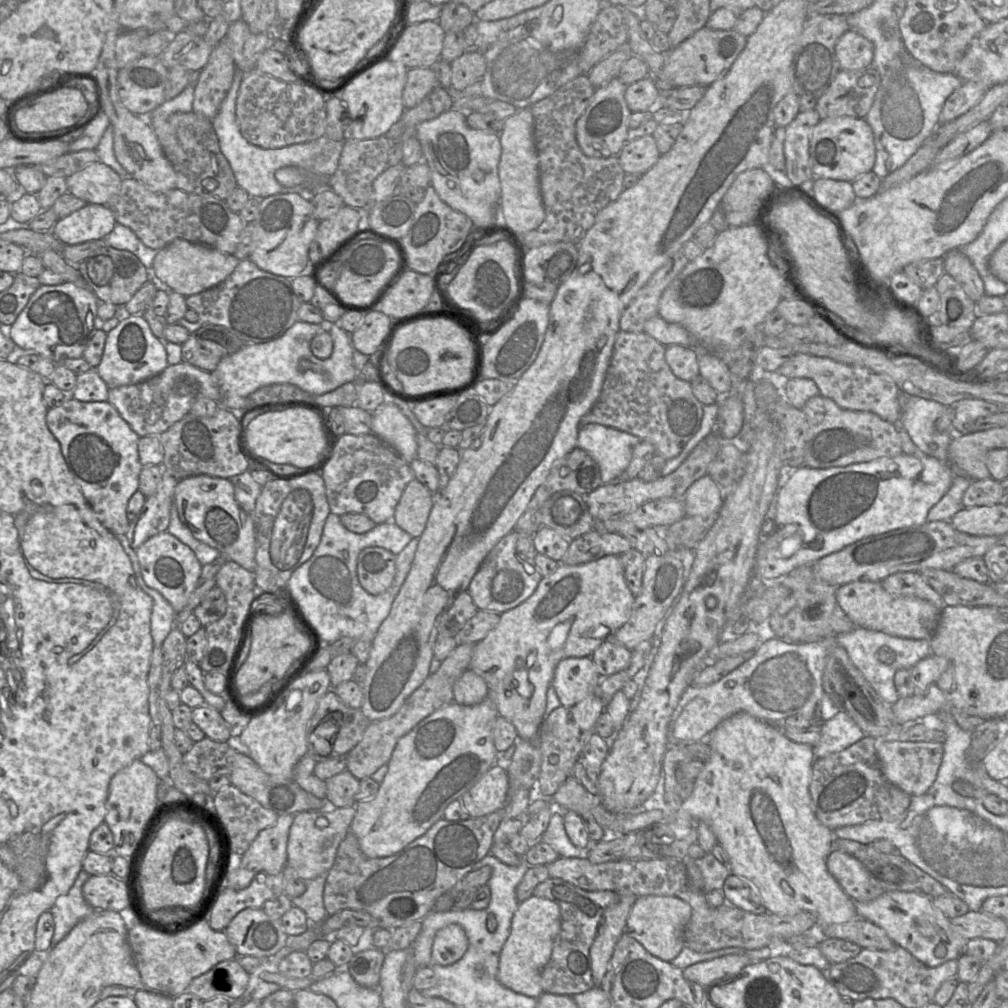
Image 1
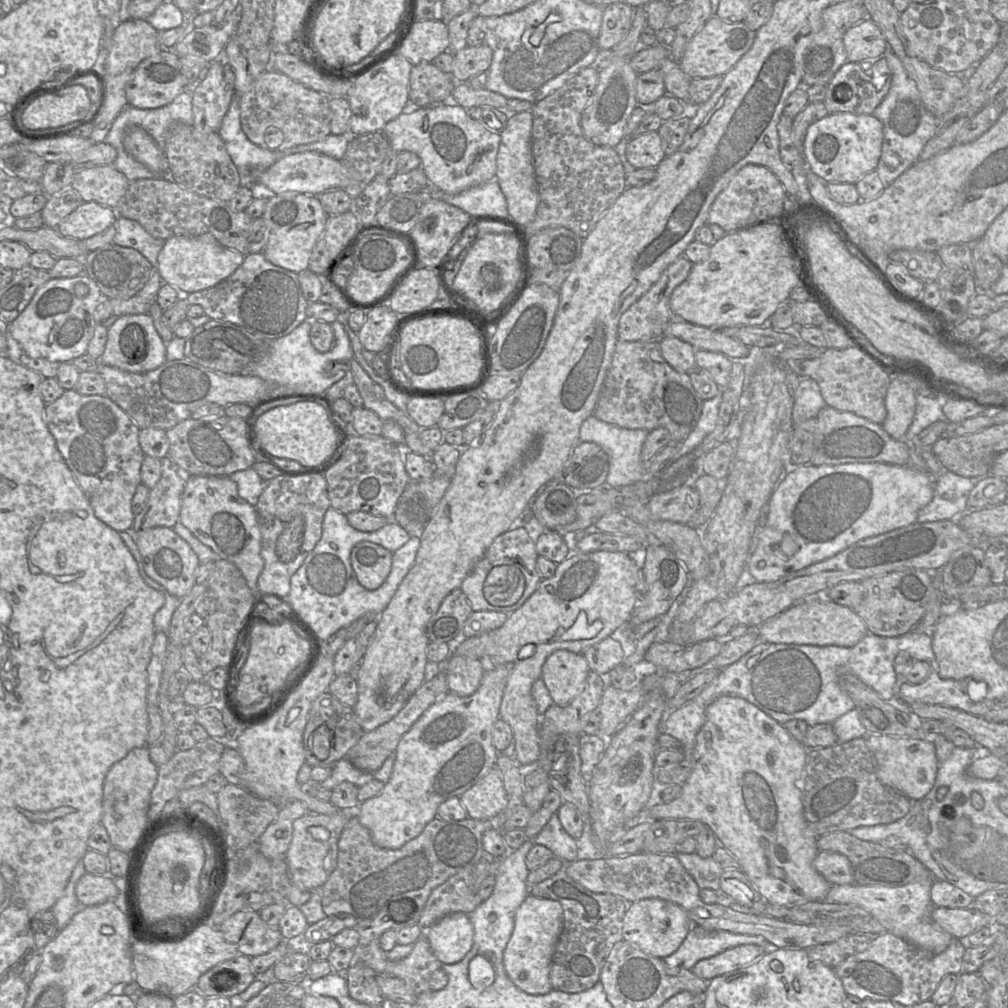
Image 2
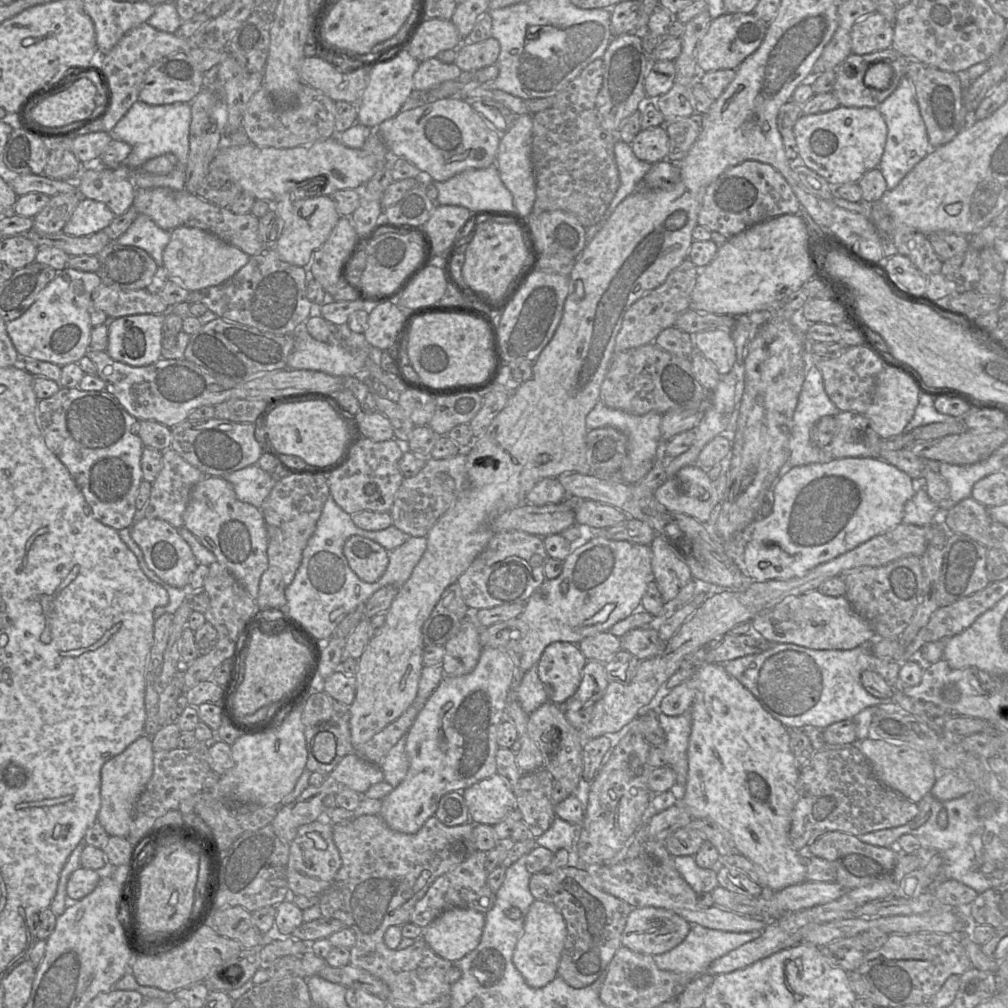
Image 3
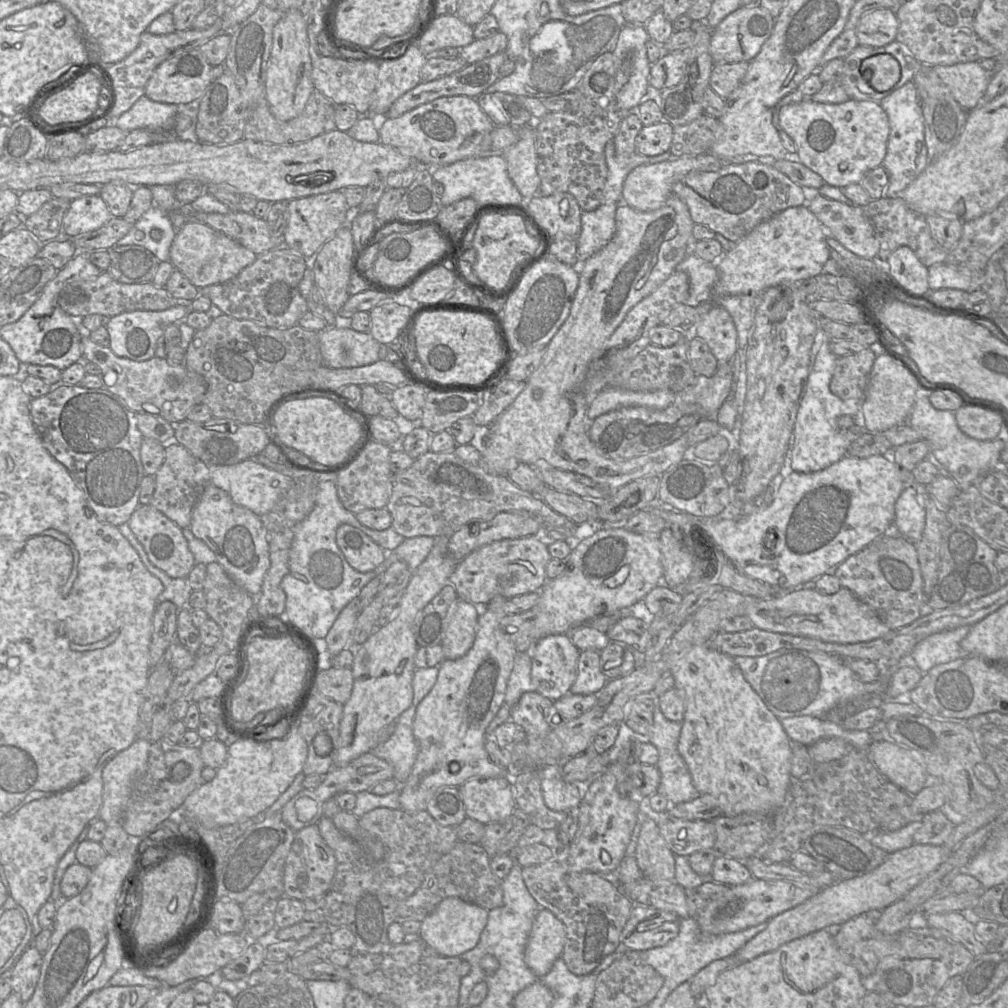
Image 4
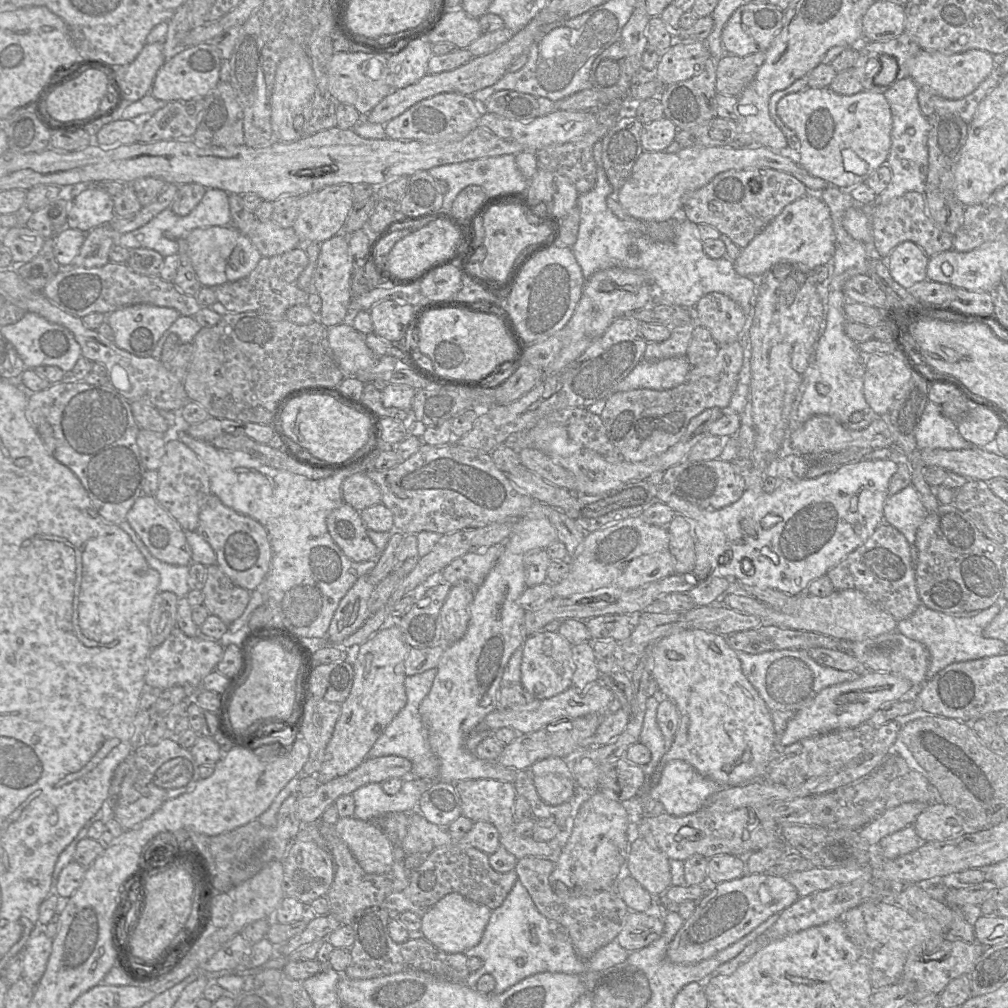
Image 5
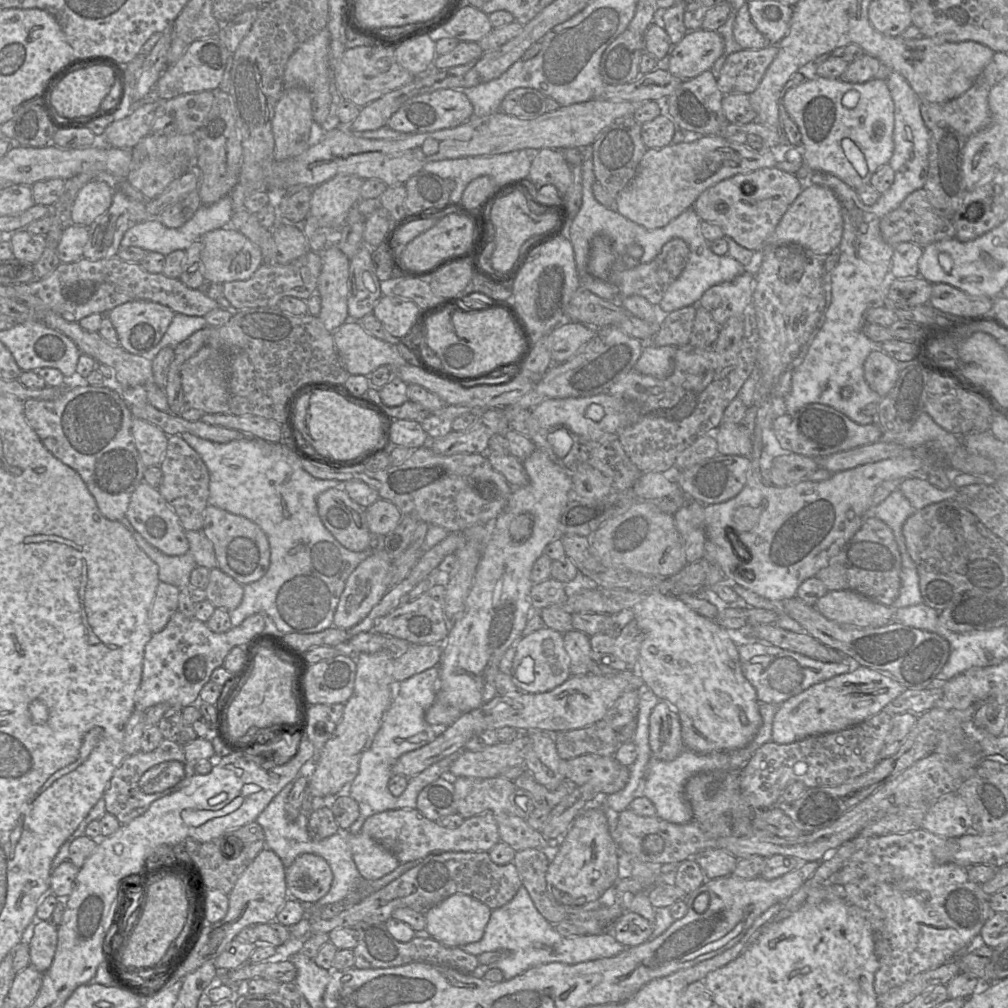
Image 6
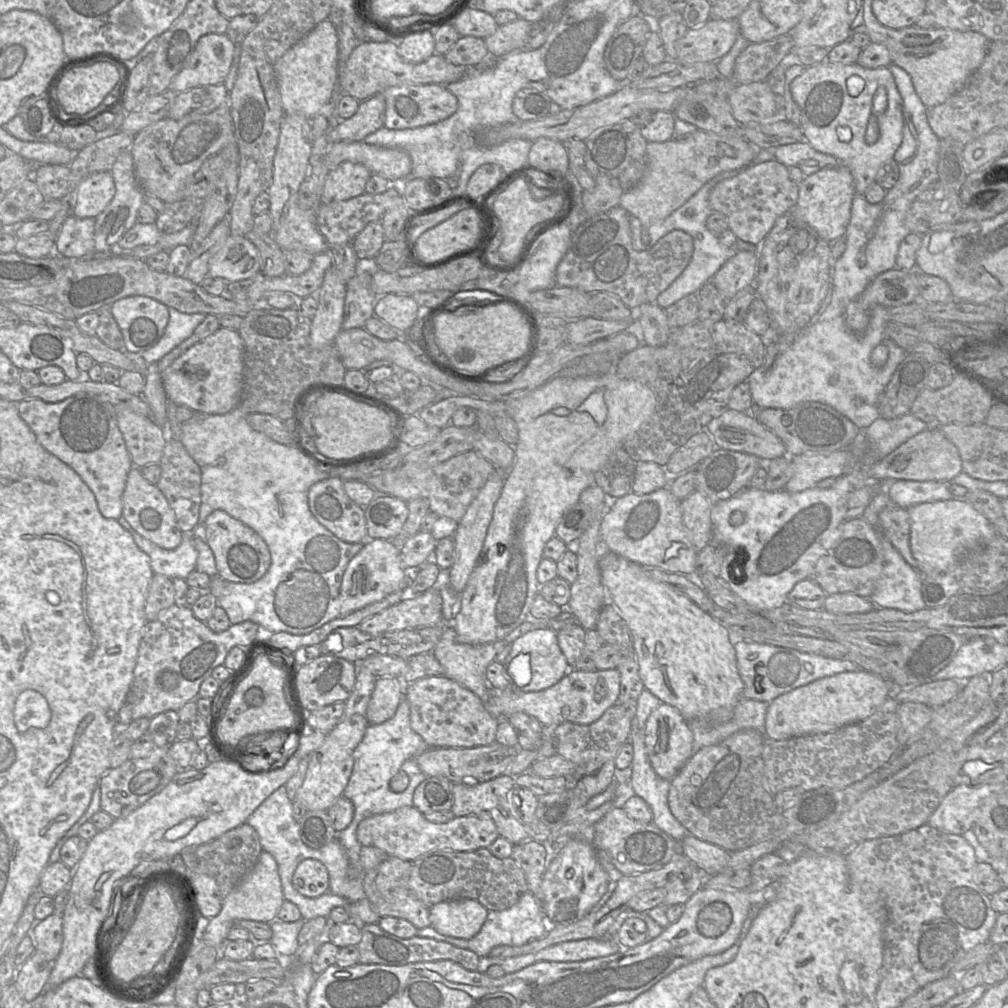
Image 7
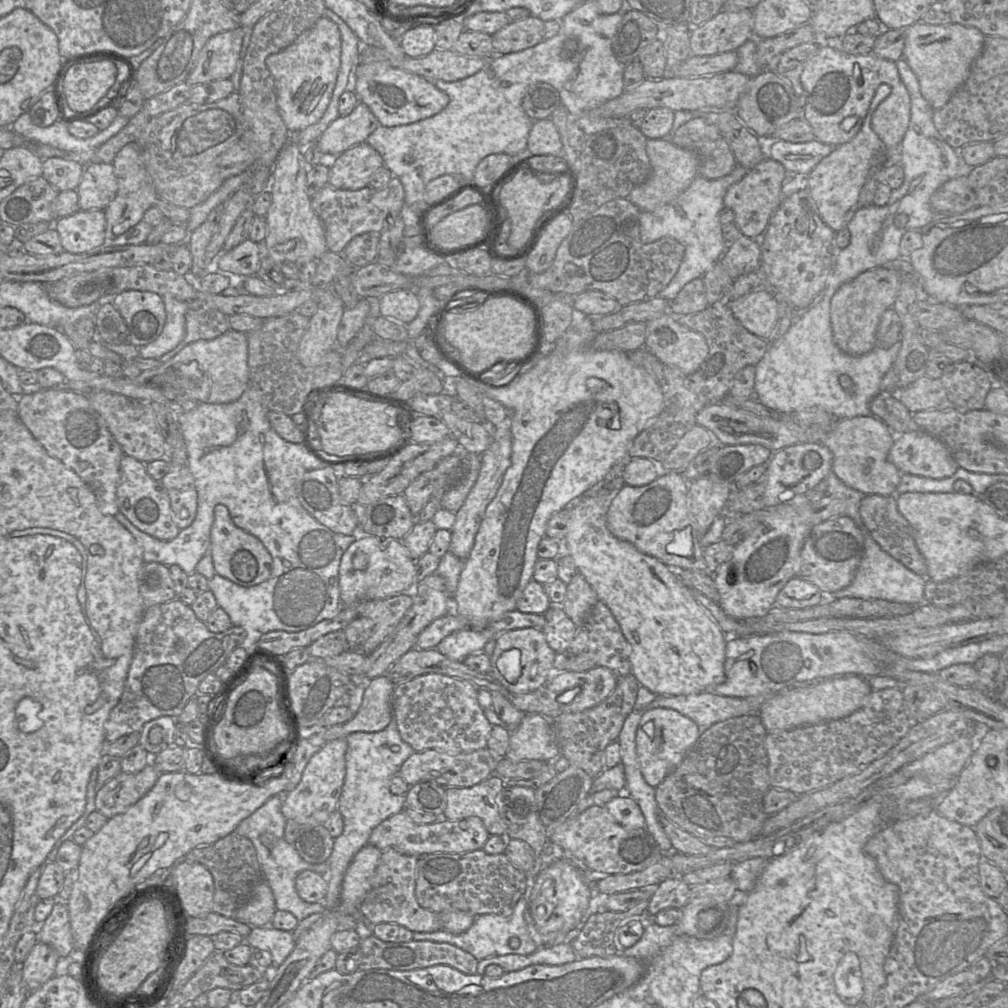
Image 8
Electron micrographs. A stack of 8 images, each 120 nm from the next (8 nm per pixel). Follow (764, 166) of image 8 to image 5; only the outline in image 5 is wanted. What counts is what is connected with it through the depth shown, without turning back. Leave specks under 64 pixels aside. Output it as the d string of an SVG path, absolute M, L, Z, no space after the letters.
M774 169L728 170L689 194L683 203L681 216L697 225L708 224L716 228L743 249L785 206L806 195L806 189L791 174Z

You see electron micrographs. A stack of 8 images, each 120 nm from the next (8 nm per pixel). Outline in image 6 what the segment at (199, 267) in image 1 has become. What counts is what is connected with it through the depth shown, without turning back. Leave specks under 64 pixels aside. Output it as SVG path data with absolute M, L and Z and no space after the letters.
M230 225L209 231L200 240L203 244L201 261L206 281L224 284L230 281L247 280L263 263L260 248Z

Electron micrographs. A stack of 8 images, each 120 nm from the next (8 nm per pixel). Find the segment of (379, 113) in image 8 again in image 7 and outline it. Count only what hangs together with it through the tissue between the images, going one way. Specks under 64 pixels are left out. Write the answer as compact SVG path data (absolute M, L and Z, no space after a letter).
M399 85L386 88L383 91L385 98L385 122L388 129L411 129L434 124L449 118L458 109L458 99L445 85Z

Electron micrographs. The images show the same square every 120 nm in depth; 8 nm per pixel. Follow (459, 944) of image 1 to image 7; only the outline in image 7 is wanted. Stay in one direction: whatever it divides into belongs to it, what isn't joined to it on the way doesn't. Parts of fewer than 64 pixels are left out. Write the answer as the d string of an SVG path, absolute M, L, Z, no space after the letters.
M447 900L430 908L430 921L442 935L470 939L481 930L488 912L475 900Z

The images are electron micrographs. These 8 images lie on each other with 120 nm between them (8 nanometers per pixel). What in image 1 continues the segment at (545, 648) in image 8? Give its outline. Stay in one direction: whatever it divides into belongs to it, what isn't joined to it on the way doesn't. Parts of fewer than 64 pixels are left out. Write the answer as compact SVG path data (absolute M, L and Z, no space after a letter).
M570 657L557 664L551 686L555 689L561 705L571 707L597 688L601 679L590 657Z

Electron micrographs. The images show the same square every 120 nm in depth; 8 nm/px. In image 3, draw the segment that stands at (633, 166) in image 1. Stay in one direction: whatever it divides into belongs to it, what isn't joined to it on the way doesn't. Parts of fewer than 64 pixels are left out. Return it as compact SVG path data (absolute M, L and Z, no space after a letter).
M665 126L641 130L631 143L631 148L639 160L651 164L664 160L669 150L669 136Z

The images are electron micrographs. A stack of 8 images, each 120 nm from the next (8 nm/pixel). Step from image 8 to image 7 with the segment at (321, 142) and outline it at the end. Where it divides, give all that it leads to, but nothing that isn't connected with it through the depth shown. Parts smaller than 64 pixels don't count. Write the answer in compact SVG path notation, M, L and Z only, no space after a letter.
M382 93L361 101L356 113L330 132L331 143L359 142L384 126L386 103Z

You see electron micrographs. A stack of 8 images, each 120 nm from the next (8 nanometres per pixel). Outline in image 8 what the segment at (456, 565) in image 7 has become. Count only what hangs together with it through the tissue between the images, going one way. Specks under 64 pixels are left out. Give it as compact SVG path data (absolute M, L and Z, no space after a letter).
M508 411L508 417L500 424L493 427L492 443L489 448L481 454L481 468L478 478L464 504L455 514L456 520L451 529L450 551L460 559L466 560L473 549L475 537L484 518L486 508L496 496L503 481L504 474L511 465L511 418L512 413Z

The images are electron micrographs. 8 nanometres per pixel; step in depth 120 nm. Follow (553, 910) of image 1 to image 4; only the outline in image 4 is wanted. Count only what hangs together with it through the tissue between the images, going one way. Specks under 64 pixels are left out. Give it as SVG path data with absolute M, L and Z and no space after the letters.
M540 908L525 948L525 964L538 978L545 976L561 957L565 940L564 924L552 912Z

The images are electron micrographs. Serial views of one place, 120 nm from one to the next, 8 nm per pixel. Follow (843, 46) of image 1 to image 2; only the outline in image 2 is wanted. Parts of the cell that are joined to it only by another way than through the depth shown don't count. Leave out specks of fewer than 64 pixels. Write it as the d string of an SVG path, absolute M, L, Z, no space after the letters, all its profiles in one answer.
M865 18L851 26L843 37L848 62L864 62L883 56L889 49L879 26Z

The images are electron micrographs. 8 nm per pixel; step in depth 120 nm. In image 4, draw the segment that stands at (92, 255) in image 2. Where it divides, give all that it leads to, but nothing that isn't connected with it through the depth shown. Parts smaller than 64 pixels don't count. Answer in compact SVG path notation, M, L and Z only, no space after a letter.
M135 244L114 245L107 250L111 262L106 271L125 284L151 282L161 262L151 251Z

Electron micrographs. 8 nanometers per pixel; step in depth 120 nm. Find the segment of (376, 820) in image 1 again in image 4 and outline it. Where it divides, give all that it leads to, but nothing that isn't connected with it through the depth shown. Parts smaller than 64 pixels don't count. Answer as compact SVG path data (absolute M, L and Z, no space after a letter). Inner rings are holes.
M496 596L481 608L473 646L463 657L456 660L444 659L441 662L434 686L416 708L413 734L419 752L408 779L399 787L401 809L404 811L426 810L429 800L443 786L460 787L475 776L511 776L512 768L501 768L493 763L485 749L487 727L505 702L507 682L518 653L513 642L500 629L500 621L506 615L504 612L506 601L504 597ZM454 761L460 765L457 773L451 773L449 770L449 764Z

